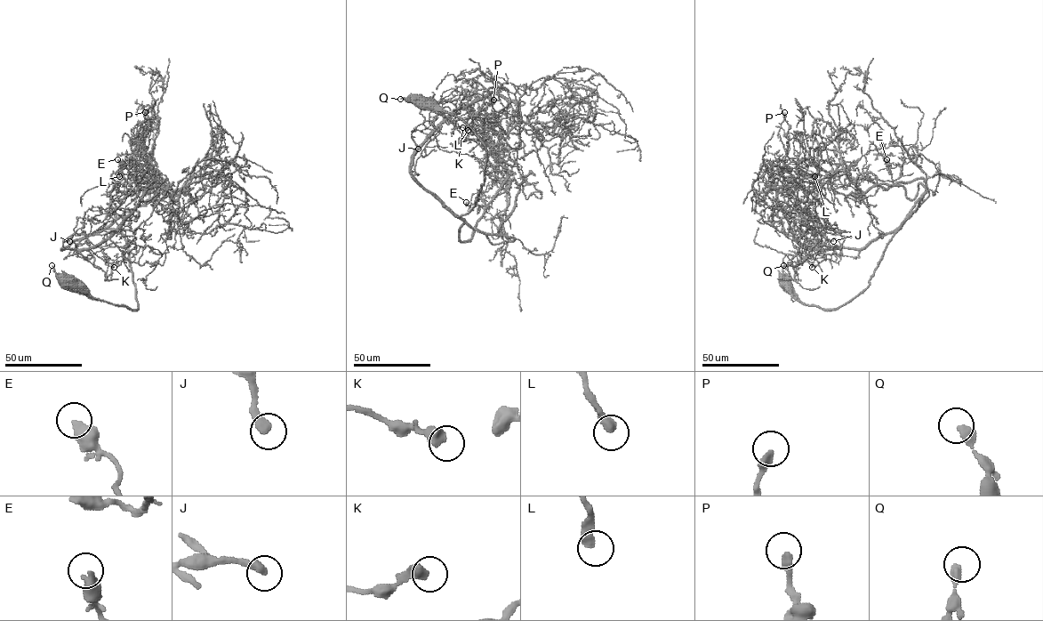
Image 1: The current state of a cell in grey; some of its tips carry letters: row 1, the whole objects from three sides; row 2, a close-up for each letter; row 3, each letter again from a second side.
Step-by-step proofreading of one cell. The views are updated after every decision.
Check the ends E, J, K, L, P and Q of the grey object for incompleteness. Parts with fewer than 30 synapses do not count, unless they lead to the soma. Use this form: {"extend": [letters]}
{"extend": []}

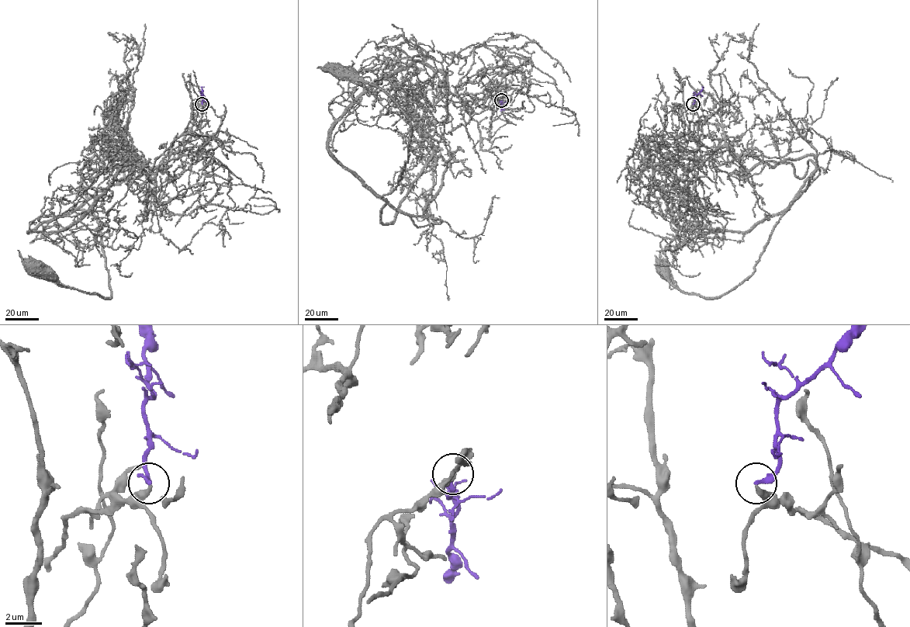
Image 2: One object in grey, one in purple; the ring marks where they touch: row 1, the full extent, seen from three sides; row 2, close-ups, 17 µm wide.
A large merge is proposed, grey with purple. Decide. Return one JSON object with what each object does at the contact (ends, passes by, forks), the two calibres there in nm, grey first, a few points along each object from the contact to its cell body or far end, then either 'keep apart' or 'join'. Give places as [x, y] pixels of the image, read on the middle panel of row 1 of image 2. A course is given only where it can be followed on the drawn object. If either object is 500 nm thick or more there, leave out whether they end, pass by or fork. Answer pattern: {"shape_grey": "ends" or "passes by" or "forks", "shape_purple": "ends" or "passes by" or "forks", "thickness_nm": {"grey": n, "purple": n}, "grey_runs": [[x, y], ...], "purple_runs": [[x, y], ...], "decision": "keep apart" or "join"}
{"shape_grey": "ends", "shape_purple": "ends", "thickness_nm": {"grey": 320, "purple": 240}, "grey_runs": [[501, 100], [463, 101], [420, 61], [378, 79], [329, 148], [380, 195], [407, 161], [410, 119], [344, 74]], "purple_runs": [[501, 100], [500, 110], [503, 109]], "decision": "keep apart"}

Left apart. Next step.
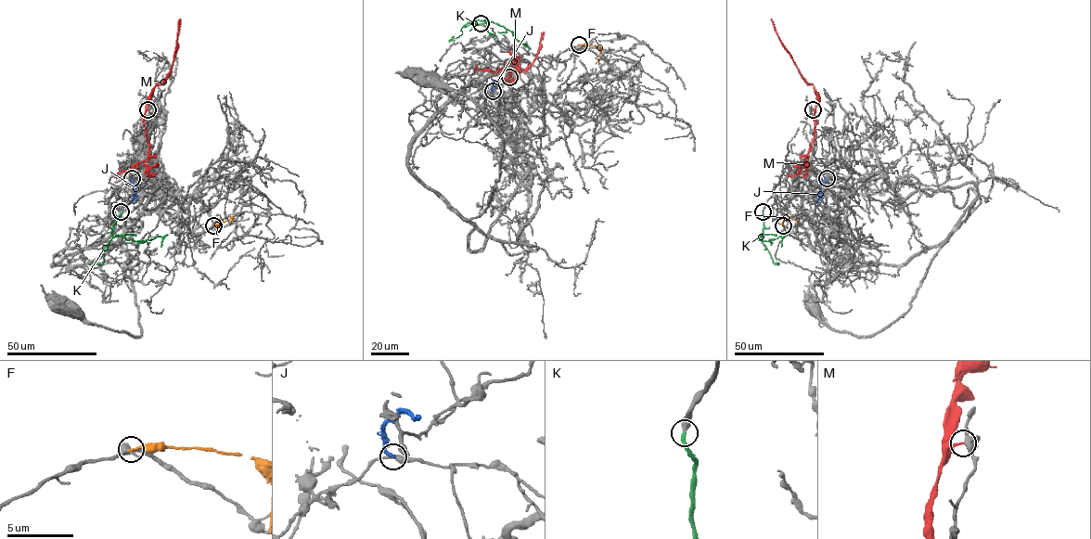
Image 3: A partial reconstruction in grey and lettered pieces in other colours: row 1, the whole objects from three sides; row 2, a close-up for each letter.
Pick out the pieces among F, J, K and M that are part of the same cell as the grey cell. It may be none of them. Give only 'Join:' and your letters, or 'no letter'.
Join: K

